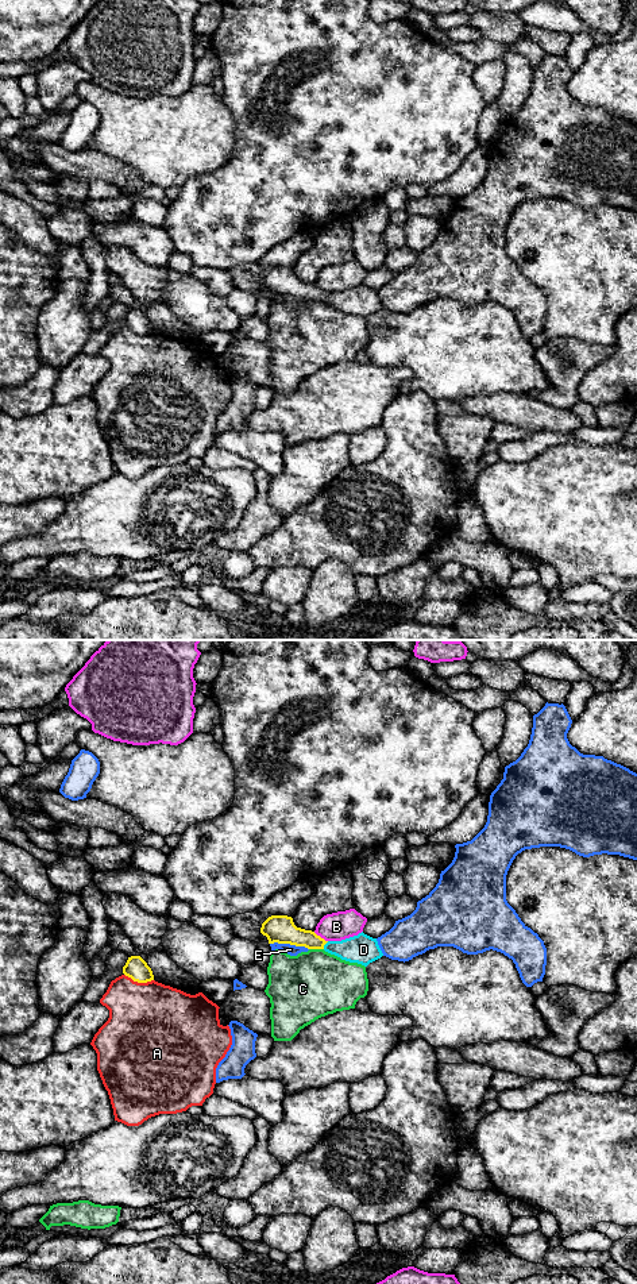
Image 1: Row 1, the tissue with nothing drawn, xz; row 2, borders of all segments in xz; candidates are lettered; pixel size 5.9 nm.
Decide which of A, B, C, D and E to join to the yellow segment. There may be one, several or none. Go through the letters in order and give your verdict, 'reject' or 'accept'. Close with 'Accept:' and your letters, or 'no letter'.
A: reject
B: reject
C: reject
D: accept
E: reject
Accept: D

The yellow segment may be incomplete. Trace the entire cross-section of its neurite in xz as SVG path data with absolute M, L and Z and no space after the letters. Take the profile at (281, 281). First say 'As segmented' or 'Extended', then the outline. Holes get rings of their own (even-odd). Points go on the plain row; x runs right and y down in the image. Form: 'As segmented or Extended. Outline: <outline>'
Extended. Outline: M287 267L269 269L262 275L260 285L267 289L269 296L278 294L308 301L324 301L341 312L364 319L383 308L377 290L363 284L341 293L325 293L312 282L297 279L293 270Z

